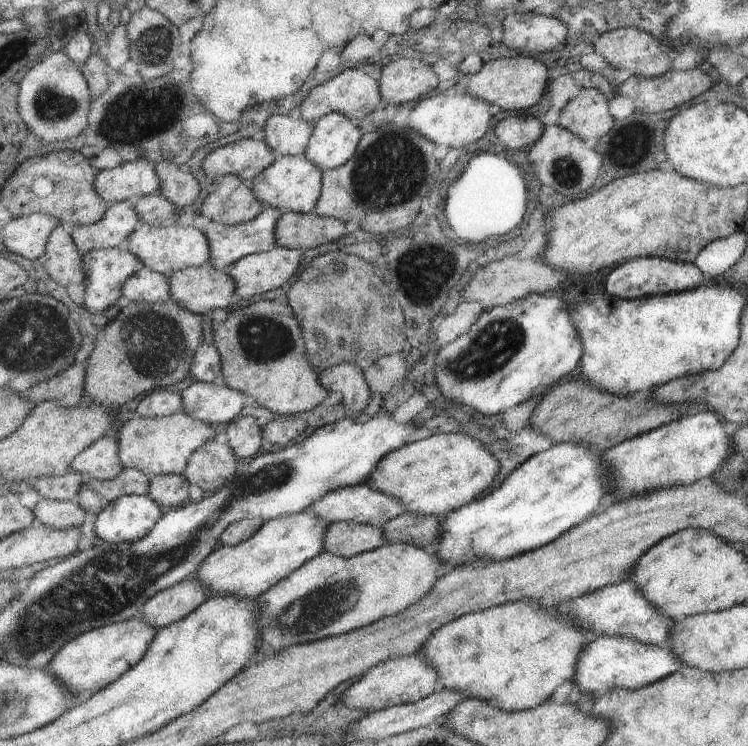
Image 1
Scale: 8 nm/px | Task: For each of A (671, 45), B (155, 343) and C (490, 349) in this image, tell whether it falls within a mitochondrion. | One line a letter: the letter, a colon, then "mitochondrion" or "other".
A: other
B: mitochondrion
C: mitochondrion

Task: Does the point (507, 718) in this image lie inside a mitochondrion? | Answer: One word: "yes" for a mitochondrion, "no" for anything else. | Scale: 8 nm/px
no

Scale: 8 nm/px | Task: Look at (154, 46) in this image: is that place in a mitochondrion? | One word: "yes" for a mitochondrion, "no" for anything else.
yes

